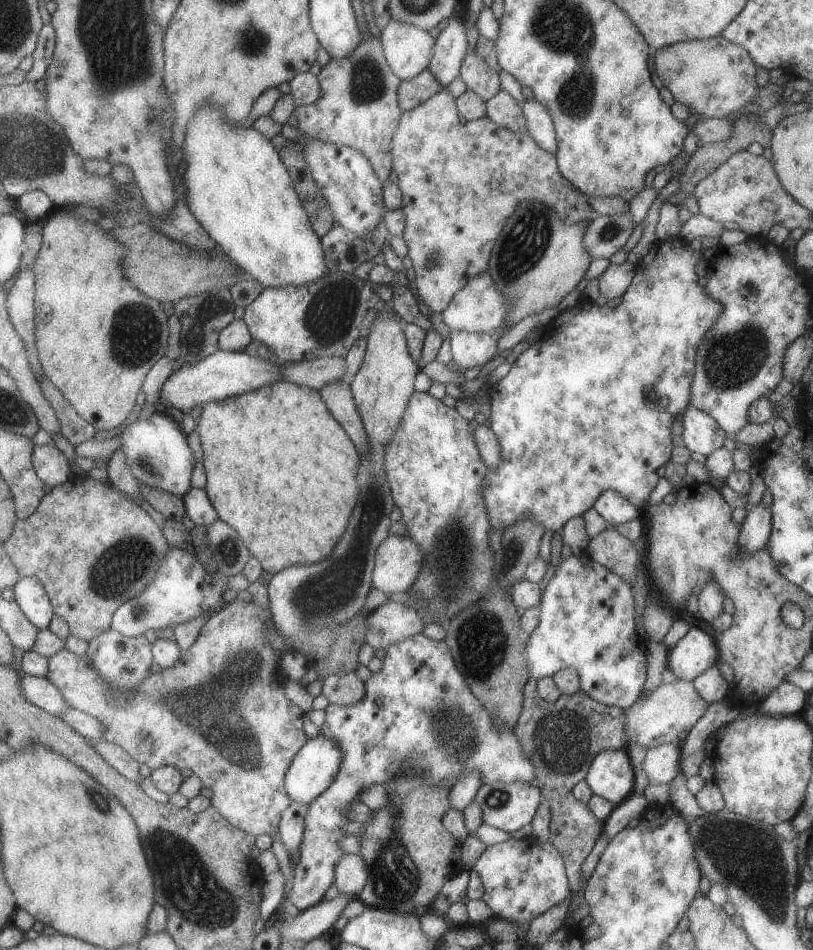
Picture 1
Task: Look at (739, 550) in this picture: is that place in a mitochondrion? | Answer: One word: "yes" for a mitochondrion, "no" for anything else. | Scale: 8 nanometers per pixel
no

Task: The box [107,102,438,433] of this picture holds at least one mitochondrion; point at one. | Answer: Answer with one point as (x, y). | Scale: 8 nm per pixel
(332, 312)

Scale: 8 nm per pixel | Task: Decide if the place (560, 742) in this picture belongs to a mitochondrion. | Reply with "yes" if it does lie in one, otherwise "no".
yes

